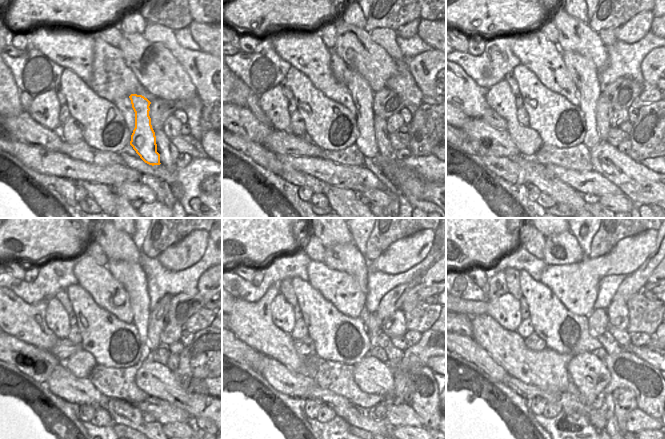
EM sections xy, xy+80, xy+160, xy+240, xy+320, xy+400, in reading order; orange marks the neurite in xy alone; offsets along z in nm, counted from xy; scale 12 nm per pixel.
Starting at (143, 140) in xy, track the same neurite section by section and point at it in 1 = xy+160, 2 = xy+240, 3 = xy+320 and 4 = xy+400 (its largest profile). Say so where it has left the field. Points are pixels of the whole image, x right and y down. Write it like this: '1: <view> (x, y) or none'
1: xy+160 (583, 71)
2: xy+240 (131, 275)
3: xy+320 (347, 258)
4: xy+400 (561, 249)

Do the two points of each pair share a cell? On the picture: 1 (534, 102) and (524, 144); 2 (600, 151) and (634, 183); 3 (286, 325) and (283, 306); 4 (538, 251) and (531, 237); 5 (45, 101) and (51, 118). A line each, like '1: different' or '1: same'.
1: different
2: same
3: same
4: same
5: same

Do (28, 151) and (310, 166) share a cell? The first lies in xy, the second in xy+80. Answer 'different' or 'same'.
same

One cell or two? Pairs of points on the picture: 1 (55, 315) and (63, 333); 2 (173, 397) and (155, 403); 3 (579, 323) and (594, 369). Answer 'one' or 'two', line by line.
1: one
2: two
3: two

